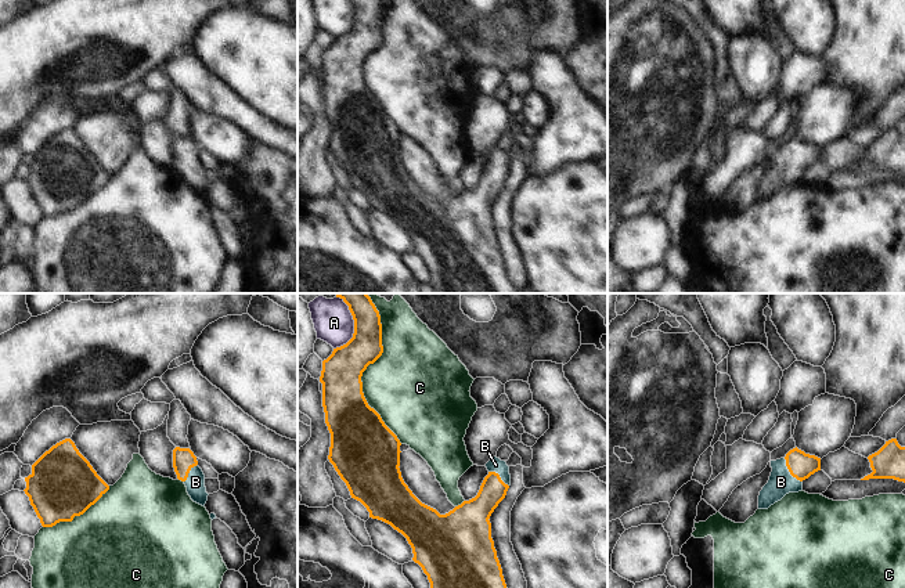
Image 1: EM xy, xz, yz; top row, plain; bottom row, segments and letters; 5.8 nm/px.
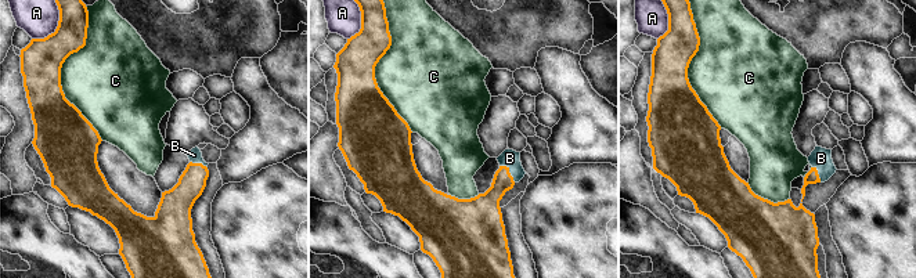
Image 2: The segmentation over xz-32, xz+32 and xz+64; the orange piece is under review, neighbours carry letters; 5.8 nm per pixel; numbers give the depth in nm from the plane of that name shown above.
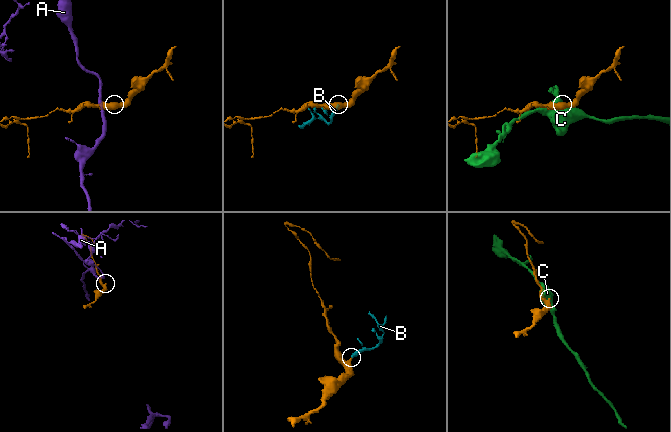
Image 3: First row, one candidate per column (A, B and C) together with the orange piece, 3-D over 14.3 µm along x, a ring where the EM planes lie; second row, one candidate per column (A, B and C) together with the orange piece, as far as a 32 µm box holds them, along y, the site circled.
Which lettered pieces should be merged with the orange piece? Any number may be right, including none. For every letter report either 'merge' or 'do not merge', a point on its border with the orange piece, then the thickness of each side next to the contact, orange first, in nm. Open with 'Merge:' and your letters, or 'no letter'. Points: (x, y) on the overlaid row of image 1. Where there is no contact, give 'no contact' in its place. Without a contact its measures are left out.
Merge: B
A: do not merge; contact xz (354, 325); calibres 220 and 220 nm
B: merge; contact yz (789, 471); calibres 150 and 150 nm
C: do not merge; contact xz (366, 368); calibres 260 and 440 nm

